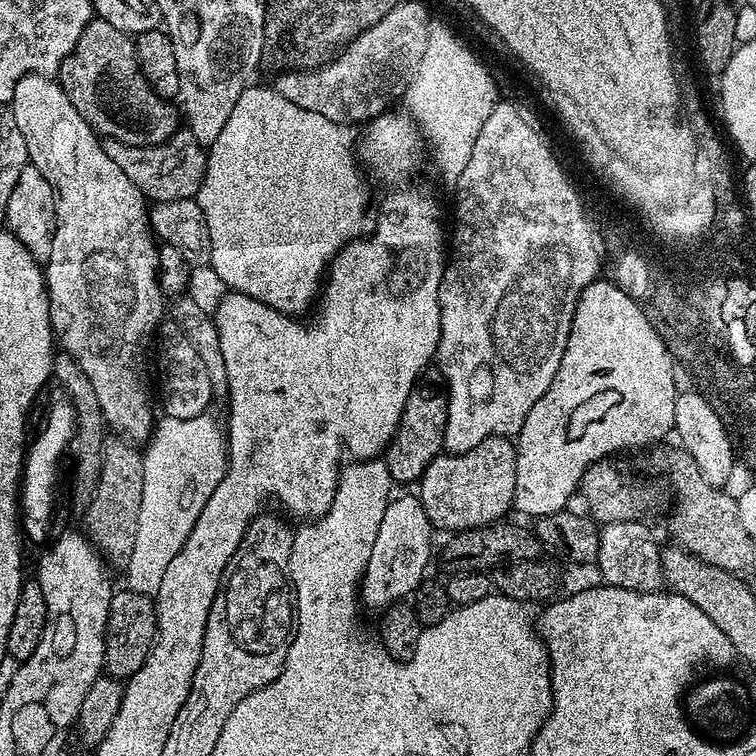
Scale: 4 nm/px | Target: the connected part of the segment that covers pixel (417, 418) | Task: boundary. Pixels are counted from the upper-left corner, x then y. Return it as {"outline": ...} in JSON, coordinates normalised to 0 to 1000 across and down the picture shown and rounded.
{"outline":[[[552,511],[545,515],[542,526],[537,526],[537,537],[532,542],[532,553],[529,562],[524,565],[524,573],[519,575],[519,583],[513,586],[511,597],[505,603],[508,618],[516,622],[520,636],[525,642],[540,640],[554,636],[556,630],[563,622],[563,616],[569,616],[569,611],[583,602],[587,593],[587,558],[590,554],[590,529],[586,522],[582,524],[577,519],[570,519],[566,513]]]}

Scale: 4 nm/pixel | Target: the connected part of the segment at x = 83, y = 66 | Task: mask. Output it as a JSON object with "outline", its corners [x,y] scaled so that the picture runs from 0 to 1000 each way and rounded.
{"outline":[[[123,24],[110,40],[107,49],[103,50],[102,60],[98,61],[97,69],[86,77],[81,83],[77,97],[77,110],[82,120],[93,119],[93,116],[111,116],[111,114],[101,114],[106,108],[87,108],[87,106],[108,106],[111,111],[116,111],[114,116],[135,116],[135,132],[138,140],[143,140],[151,148],[151,161],[143,167],[143,161],[138,164],[138,171],[131,175],[131,179],[138,183],[173,185],[176,190],[217,190],[235,172],[237,163],[230,160],[228,144],[217,142],[210,132],[205,132],[201,123],[185,106],[181,99],[180,83],[176,83],[175,65],[179,63],[179,52],[171,44],[156,40],[151,34],[146,34],[146,29]]]}

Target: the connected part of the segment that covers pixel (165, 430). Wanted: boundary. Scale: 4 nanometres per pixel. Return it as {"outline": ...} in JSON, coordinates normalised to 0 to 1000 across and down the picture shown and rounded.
{"outline":[[[271,548],[259,553],[237,554],[225,550],[217,550],[216,554],[205,562],[201,570],[198,583],[194,586],[196,594],[189,594],[188,602],[190,606],[190,631],[188,632],[188,669],[183,675],[183,706],[177,706],[177,728],[172,733],[172,738],[167,743],[169,751],[169,772],[168,776],[183,786],[193,786],[194,788],[205,790],[209,775],[214,775],[214,765],[220,749],[225,749],[225,743],[230,743],[230,733],[235,733],[235,728],[241,728],[241,722],[246,717],[246,712],[251,712],[251,701],[257,701],[257,690],[262,690],[262,680],[267,680],[267,669],[272,669],[272,664],[278,659],[278,653],[288,643],[288,638],[296,634],[299,623],[299,598],[295,591],[284,593],[280,587],[295,589],[299,582],[298,573],[286,563],[279,556],[279,549]]]}

